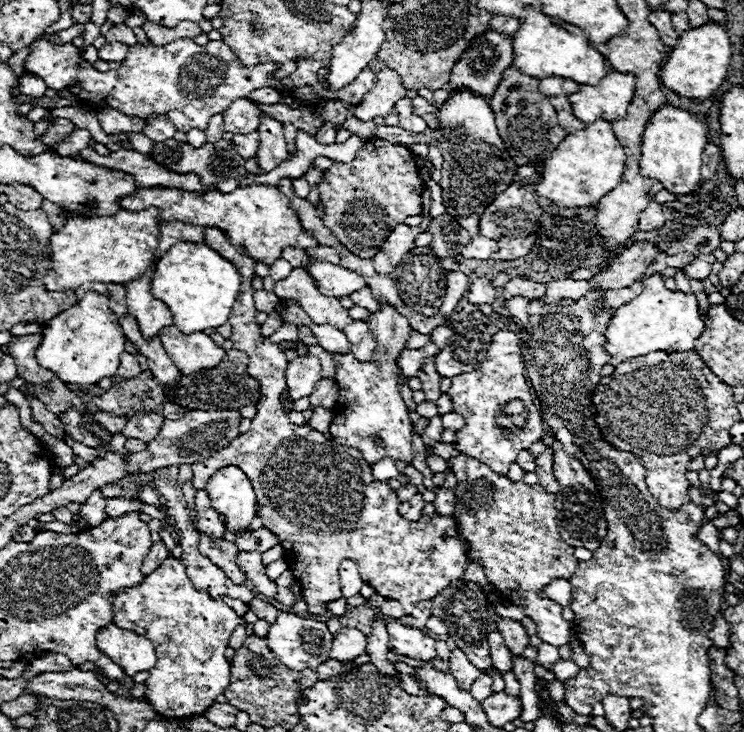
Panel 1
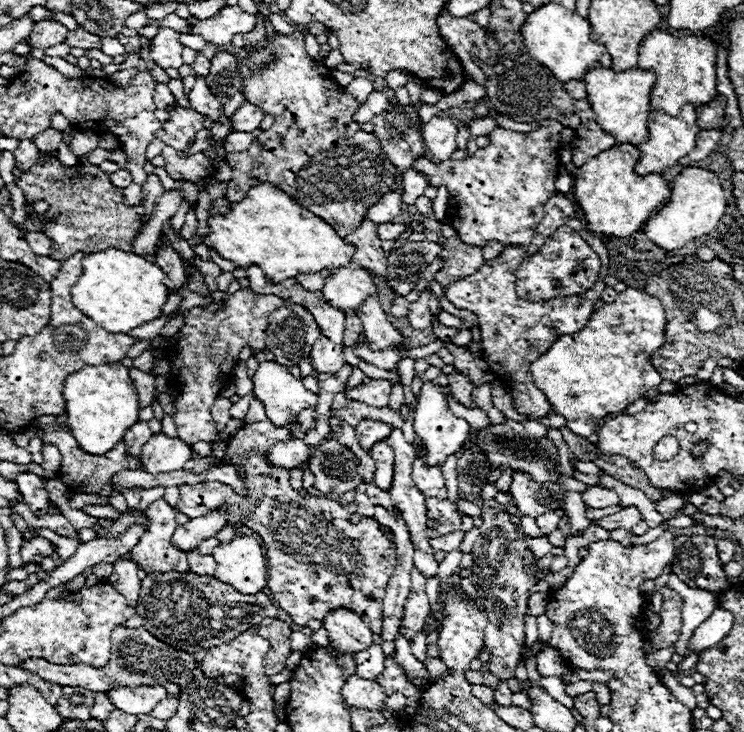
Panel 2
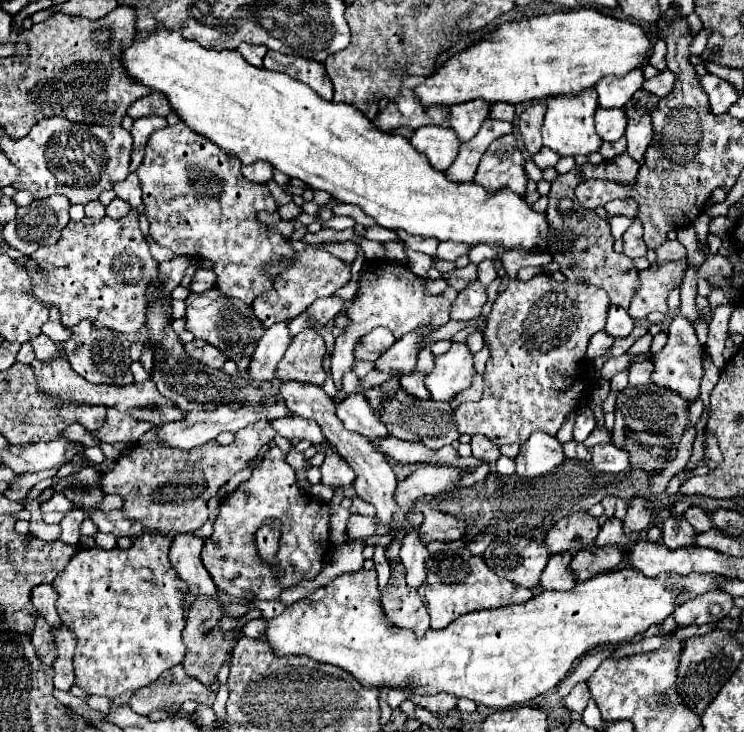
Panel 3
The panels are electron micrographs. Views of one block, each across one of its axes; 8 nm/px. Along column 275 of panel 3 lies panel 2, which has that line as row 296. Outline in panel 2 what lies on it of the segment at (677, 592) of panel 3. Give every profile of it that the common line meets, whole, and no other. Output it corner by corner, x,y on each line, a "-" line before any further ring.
626,288
618,294
618,298
610,304
604,304
600,310
592,312
584,330
576,334
560,336
548,352
544,352
538,360
530,364
530,372
534,376
534,384
546,394
552,410
566,418
566,426
578,436
590,436
596,426
602,422
604,416
612,414
614,410
626,410
636,398
640,398
646,390
658,386
662,382
660,374
650,364
650,352
662,346
664,342
664,308
660,300
654,296

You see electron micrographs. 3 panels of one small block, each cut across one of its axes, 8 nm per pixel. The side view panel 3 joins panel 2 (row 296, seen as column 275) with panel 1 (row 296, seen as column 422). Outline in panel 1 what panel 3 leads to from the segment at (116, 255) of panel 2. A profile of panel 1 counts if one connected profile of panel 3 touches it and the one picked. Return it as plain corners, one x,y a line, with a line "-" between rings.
178,242
172,246
156,264
152,294
168,304
174,324
186,332
202,332
204,328
222,326
232,310
232,304
238,296
240,274
232,262
222,258
208,244
194,242

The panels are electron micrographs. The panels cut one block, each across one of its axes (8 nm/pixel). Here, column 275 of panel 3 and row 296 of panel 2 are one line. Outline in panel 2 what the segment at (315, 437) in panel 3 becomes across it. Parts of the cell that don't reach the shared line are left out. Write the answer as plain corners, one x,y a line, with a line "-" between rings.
420,292
420,298
412,304
410,308
410,314
408,314
408,322
412,324
412,328
416,330
424,330
432,324
434,316
430,314
430,308
428,308
428,298
430,298
430,292

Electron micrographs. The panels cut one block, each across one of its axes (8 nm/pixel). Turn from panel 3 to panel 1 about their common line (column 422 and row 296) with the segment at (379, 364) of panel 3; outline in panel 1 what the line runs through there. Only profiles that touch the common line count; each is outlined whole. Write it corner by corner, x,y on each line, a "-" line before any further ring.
314,258
306,266
306,272
316,280
316,288
320,288
324,296
336,296
336,298
350,296
352,292
360,290
366,284
360,274
346,270
338,264
320,262

